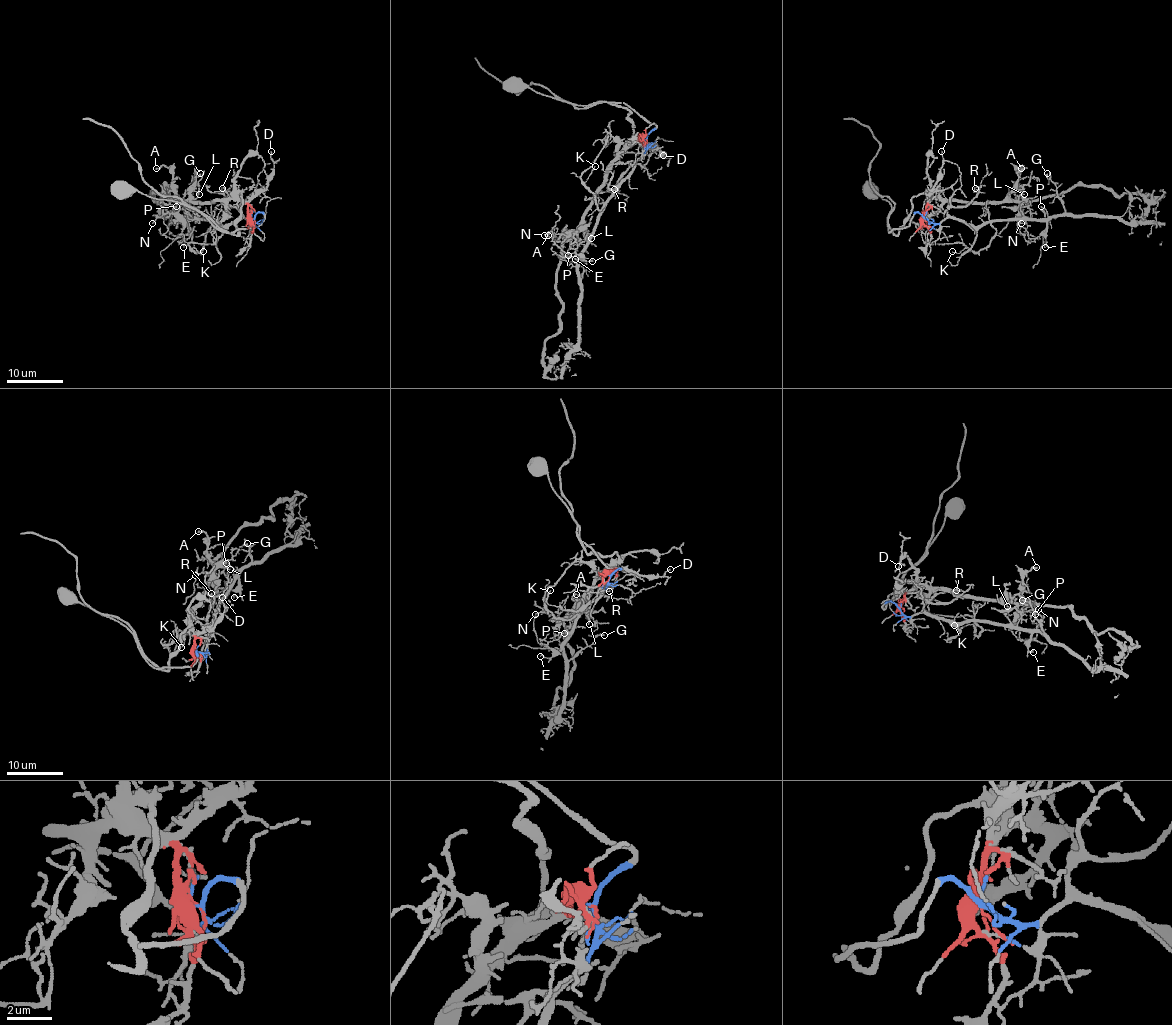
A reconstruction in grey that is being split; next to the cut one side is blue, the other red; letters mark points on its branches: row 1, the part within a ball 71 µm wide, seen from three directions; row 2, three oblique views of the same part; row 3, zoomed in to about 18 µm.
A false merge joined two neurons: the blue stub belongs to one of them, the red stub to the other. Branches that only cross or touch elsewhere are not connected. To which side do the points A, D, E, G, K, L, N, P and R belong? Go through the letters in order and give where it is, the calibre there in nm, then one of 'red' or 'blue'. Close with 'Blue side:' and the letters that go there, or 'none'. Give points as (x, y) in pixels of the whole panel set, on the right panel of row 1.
A: at (1021, 168); 150 nm thick; red
D: at (941, 151); 100 nm thick; red
E: at (1045, 247); 110 nm thick; blue
G: at (1047, 173); 150 nm thick; blue
K: at (952, 251); 80 nm thick; blue
L: at (1024, 194); 120 nm thick; red
N: at (1021, 223); 110 nm thick; red
P: at (1041, 206); 110 nm thick; blue
R: at (975, 188); 120 nm thick; blue
Blue side: E, G, K, P, R

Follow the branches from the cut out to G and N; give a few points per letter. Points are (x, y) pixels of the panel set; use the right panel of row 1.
G: (925, 218), (939, 223), (949, 217), (983, 226), (997, 220), (1061, 216), (1065, 211), (1064, 201), (1047, 173)
N: (925, 218), (926, 206), (933, 199), (979, 203), (1015, 201), (1021, 223)

